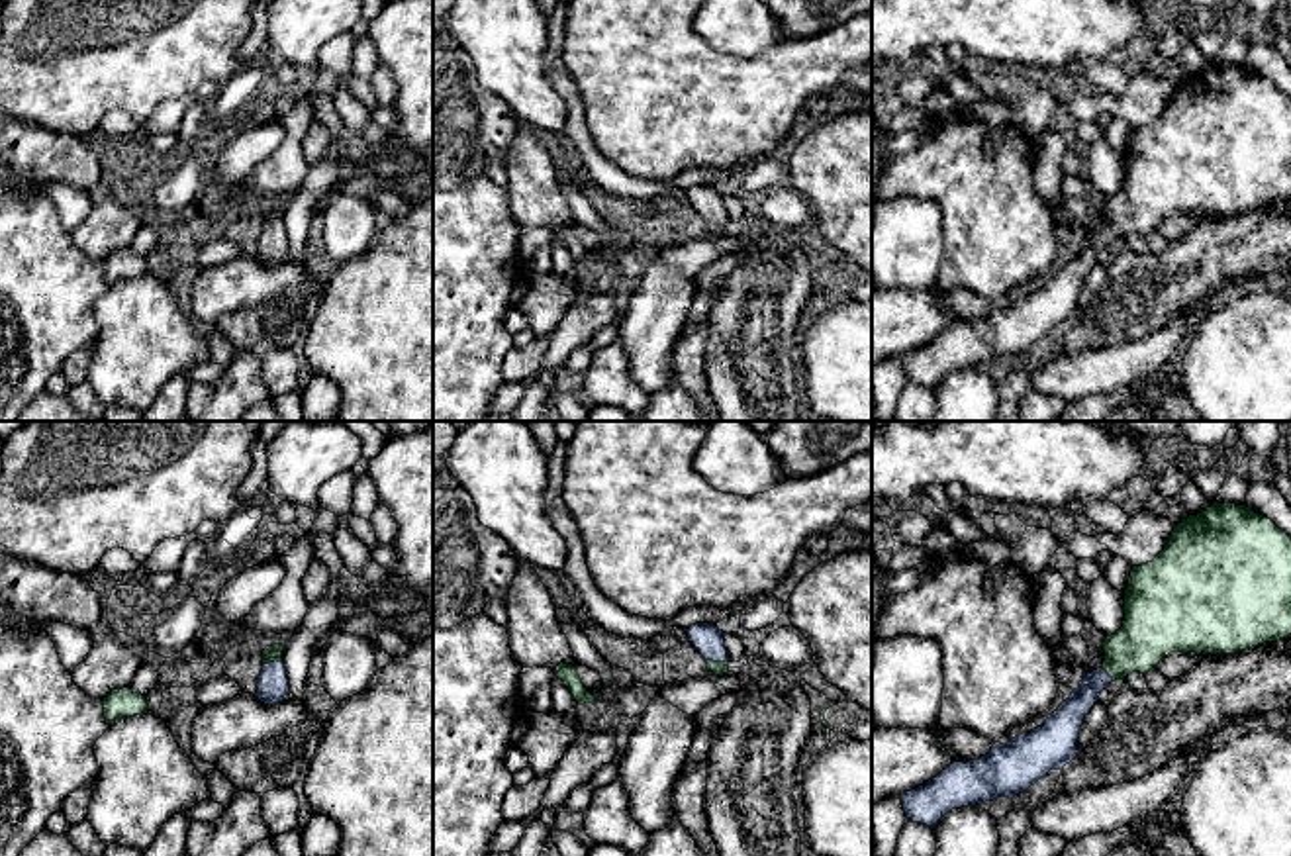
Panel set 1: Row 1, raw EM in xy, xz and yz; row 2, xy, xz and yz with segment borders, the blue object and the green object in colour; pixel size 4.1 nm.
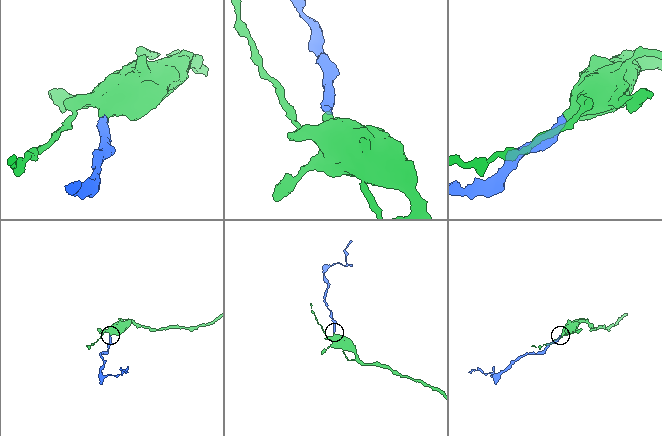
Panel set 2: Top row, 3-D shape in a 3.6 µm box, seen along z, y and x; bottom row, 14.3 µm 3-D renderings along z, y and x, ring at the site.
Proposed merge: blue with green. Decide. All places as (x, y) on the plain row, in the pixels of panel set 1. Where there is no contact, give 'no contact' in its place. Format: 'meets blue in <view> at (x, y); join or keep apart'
meets blue in xy at (275, 222); join

